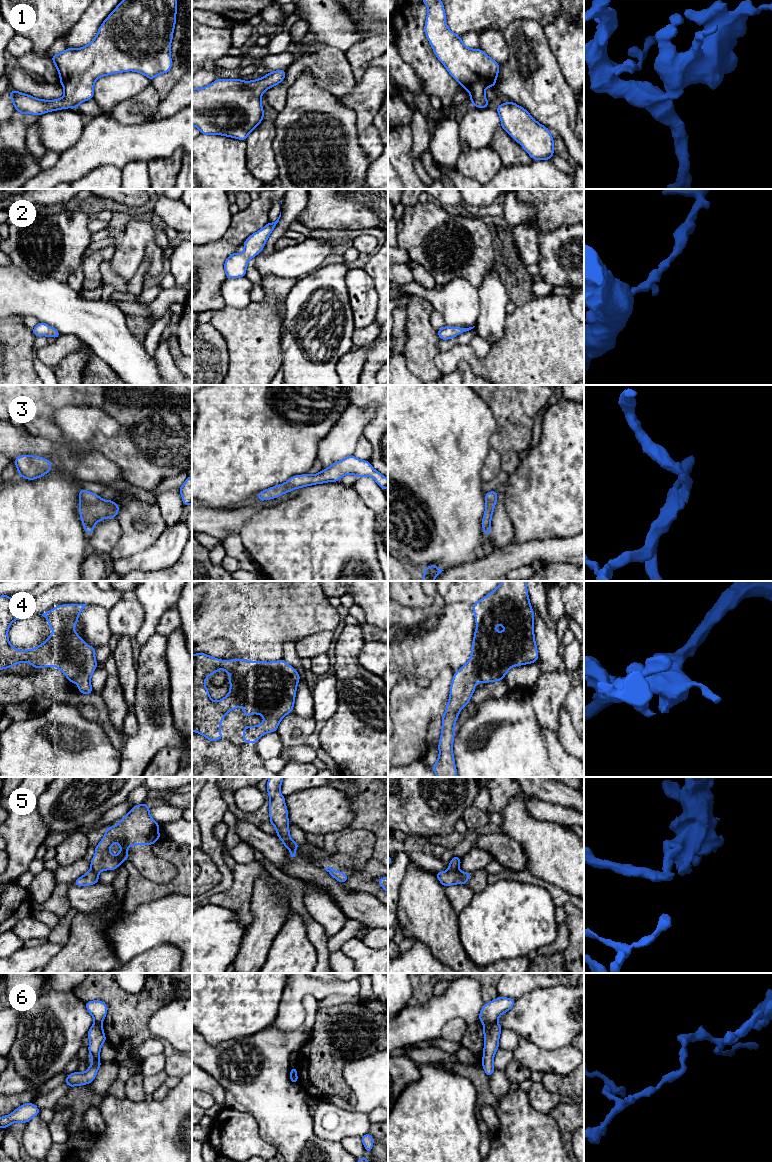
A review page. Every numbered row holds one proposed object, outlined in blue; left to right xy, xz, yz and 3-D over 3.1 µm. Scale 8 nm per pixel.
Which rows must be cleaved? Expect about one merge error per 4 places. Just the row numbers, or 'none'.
5, 6

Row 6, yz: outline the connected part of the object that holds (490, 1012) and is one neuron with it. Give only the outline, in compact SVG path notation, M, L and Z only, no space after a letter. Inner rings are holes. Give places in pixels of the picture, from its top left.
M498 996L493 1001L483 1005L479 1020L483 1025L497 1022L498 1018L505 1012L512 1009L515 1004L514 999Z

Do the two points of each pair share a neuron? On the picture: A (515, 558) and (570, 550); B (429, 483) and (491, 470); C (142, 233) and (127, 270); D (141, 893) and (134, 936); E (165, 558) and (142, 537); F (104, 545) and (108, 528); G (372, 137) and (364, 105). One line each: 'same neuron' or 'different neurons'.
A: same neuron
B: different neurons
C: same neuron
D: different neurons
E: different neurons
F: same neuron
G: different neurons

